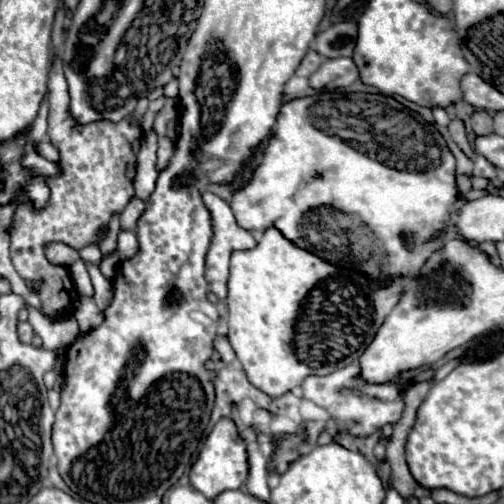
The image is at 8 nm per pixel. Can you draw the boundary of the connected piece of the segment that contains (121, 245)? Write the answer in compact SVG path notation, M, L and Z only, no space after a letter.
M122 230L120 236L118 236L118 256L120 256L120 262L122 260L130 260L136 254L138 254L138 238L136 238L136 234Z

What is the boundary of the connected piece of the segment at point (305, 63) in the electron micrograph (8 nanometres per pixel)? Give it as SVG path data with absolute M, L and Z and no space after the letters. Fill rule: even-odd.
M308 50L308 54L304 56L304 60L300 62L300 66L298 66L296 74L298 74L298 76L308 78L312 72L316 72L316 70L320 68L320 64L322 64L322 62L324 62L324 58L322 58L322 56L318 56L318 52Z

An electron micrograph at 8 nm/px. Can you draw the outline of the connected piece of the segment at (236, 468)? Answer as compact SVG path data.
M222 418L208 434L196 462L190 468L190 484L202 492L206 498L214 498L224 490L238 490L248 476L246 444L238 436L236 424L230 418Z

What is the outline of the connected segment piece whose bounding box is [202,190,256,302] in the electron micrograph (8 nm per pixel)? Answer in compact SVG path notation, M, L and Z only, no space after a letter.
M204 190L202 192L202 200L204 200L204 206L208 208L210 216L212 216L212 242L210 242L210 248L208 248L208 254L206 254L206 282L210 286L210 290L220 298L220 302L226 300L226 294L224 294L224 286L226 286L226 280L228 280L228 262L230 262L230 254L234 250L248 250L248 248L254 248L256 246L256 240L254 236L240 228L236 224L236 218L228 206L228 202L224 202L222 198L218 198L216 194Z

